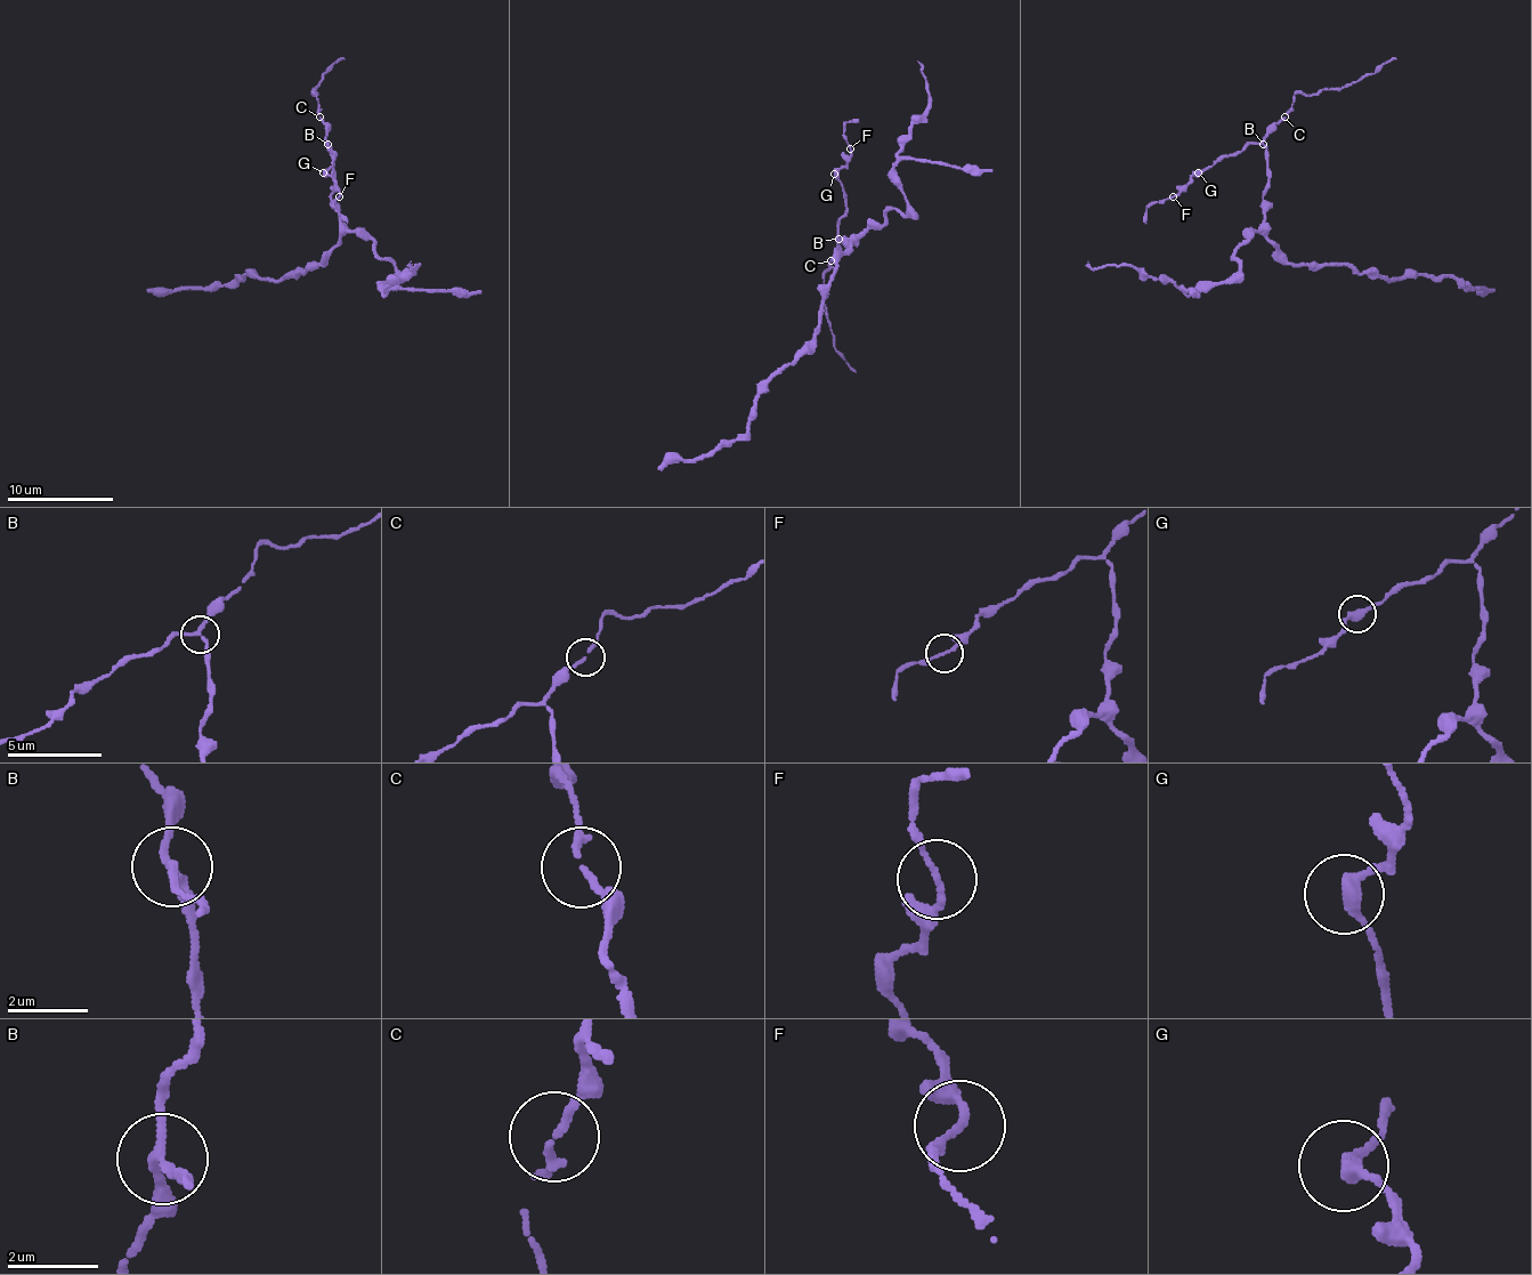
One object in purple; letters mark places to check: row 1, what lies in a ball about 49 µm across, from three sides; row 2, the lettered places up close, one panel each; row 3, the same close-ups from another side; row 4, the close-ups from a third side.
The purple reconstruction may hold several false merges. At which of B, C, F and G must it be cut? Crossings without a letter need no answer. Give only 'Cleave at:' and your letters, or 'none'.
Cleave at: B

